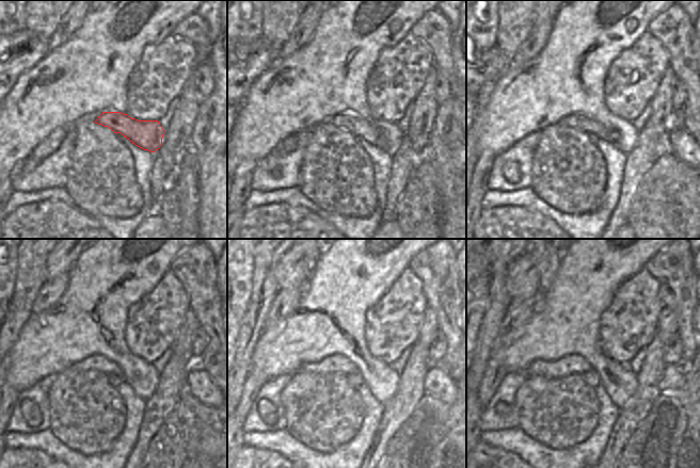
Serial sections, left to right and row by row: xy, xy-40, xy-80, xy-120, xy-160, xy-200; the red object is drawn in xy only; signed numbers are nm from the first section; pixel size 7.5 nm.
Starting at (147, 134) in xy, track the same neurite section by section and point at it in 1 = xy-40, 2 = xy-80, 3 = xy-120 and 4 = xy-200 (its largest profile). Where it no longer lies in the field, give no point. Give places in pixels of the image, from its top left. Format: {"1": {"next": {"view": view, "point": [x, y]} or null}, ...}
{"1": {"next": {"view": "xy-40", "point": [352, 123]}}, "2": {"next": {"view": "xy-80", "point": [579, 122]}}, "3": {"next": {"view": "xy-120", "point": [98, 362]}}, "4": {"next": {"view": "xy-200", "point": [569, 365]}}}

